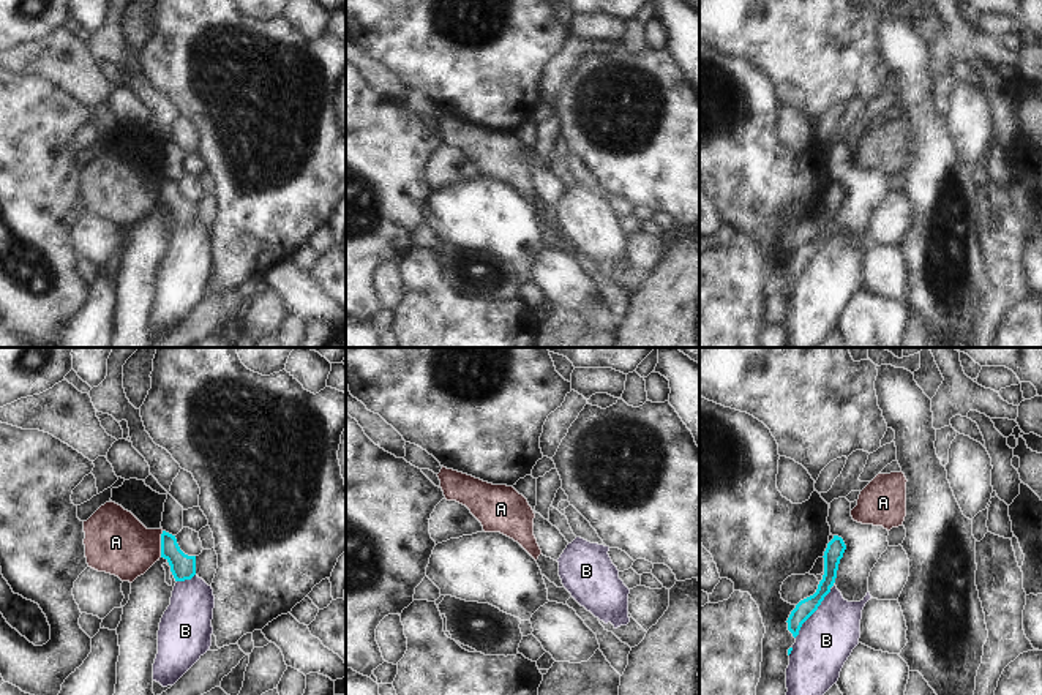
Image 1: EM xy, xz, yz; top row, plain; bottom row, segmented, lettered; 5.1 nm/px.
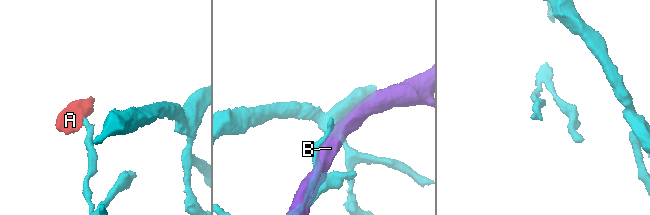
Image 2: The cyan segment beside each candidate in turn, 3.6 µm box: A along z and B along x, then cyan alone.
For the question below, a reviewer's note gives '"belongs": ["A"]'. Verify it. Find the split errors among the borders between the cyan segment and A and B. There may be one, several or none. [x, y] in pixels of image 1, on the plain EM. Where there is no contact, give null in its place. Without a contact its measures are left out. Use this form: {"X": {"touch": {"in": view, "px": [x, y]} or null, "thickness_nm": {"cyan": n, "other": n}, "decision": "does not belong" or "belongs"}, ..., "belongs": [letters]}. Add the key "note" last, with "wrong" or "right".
{"A": {"touch": {"in": "xy", "px": [161, 190]}, "thickness_nm": {"cyan": 130, "other": 320}, "decision": "does not belong"}, "B": {"touch": {"in": "yz", "px": [813, 258]}, "thickness_nm": {"cyan": 90, "other": 280}, "decision": "does not belong"}, "belongs": [], "note": "wrong"}

